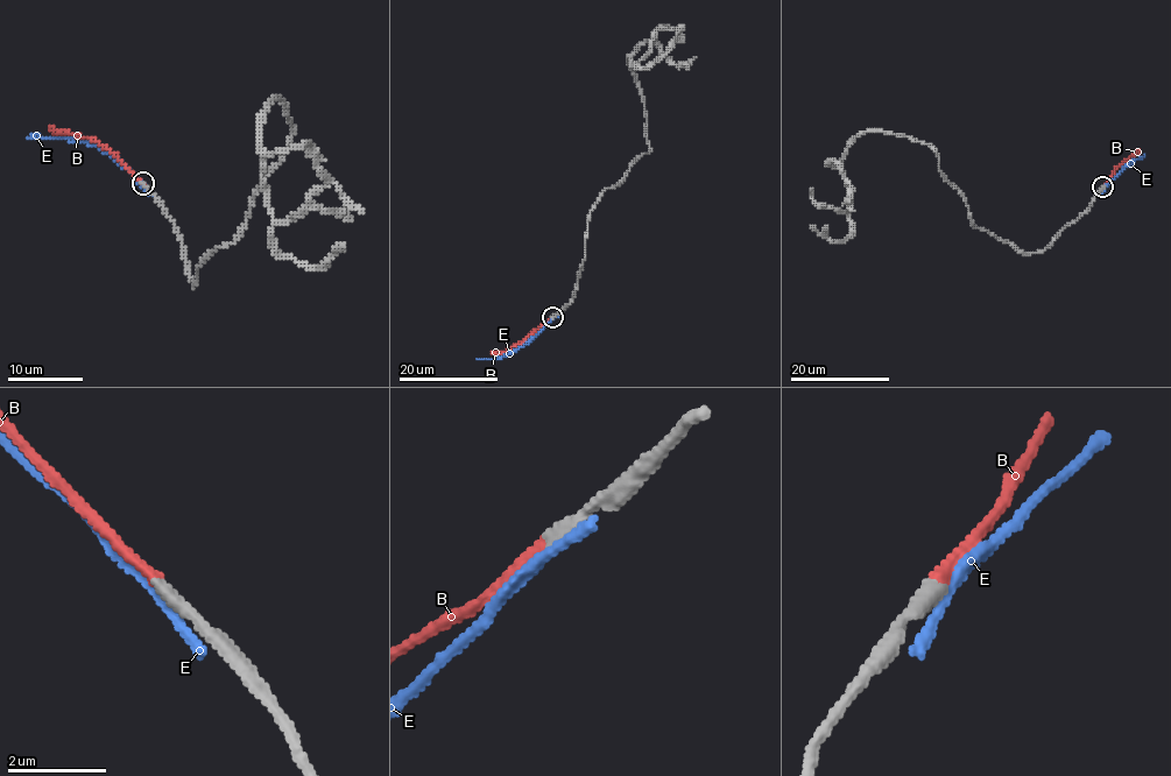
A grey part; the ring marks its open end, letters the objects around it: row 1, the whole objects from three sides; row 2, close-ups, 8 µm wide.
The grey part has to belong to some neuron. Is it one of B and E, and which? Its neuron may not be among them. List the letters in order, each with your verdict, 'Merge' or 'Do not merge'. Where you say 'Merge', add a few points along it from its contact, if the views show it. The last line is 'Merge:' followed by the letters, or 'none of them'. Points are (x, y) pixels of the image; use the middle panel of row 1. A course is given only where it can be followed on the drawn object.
B: Merge. Its course: (552, 317), (506, 351), (491, 353)
E: Do not merge
Merge: B

